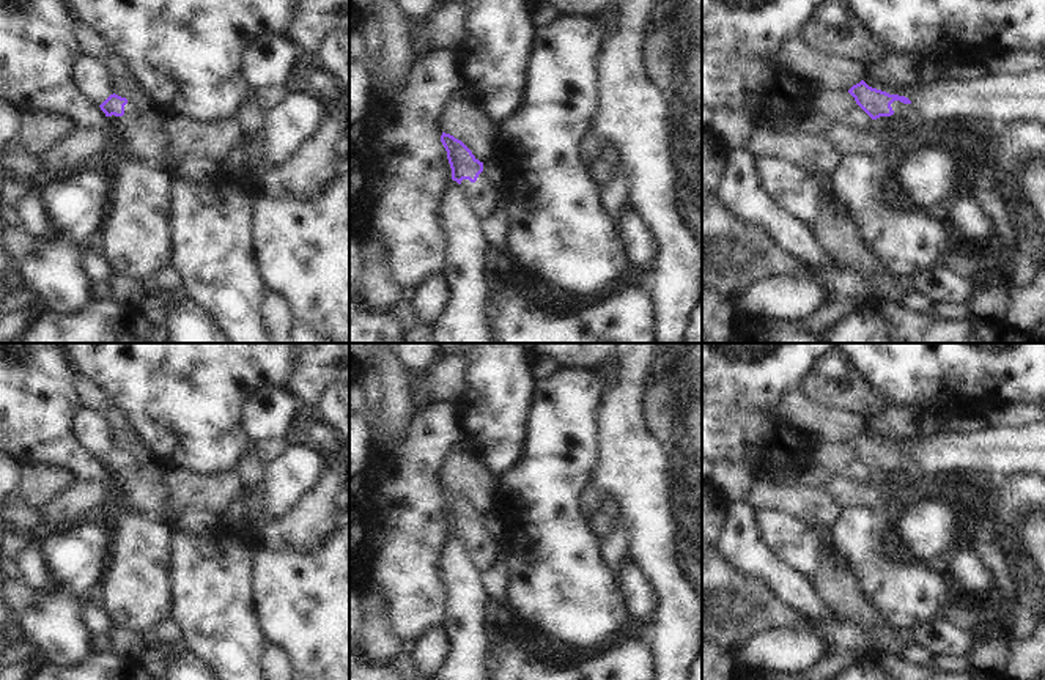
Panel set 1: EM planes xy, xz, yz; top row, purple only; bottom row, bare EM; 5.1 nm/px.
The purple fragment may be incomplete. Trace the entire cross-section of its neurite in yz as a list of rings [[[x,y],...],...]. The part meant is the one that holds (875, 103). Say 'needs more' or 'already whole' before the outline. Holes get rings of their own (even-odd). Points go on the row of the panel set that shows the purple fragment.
needs more; [[[864,80],[853,85],[848,93],[897,154],[911,154],[932,145],[936,129],[922,118],[908,98],[872,88]]]

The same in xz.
needs more; [[[442,132],[441,142],[447,151],[452,179],[463,187],[464,198],[472,205],[474,212],[478,217],[491,216],[502,197],[502,186],[486,179],[482,173],[483,162],[461,140]]]

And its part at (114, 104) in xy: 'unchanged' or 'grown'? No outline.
grown

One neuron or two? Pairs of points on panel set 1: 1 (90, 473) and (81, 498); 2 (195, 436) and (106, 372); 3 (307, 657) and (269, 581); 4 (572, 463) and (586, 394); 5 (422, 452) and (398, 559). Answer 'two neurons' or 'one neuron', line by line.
1: two neurons
2: one neuron
3: one neuron
4: one neuron
5: one neuron

